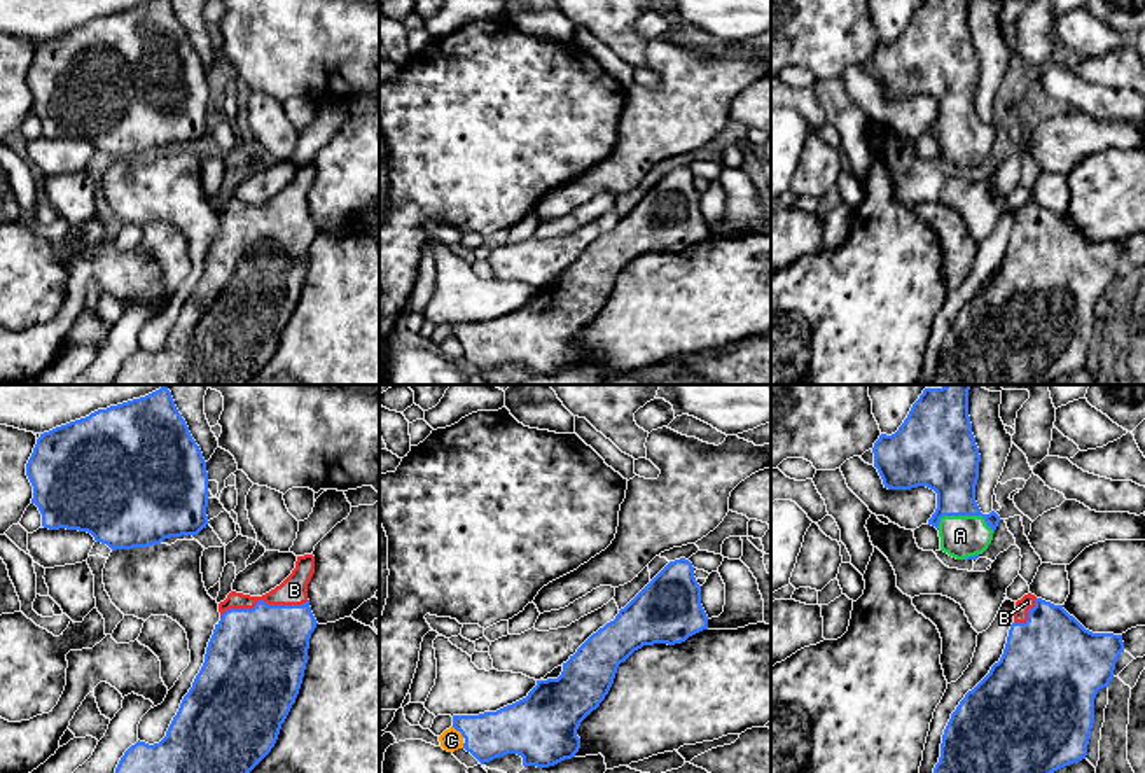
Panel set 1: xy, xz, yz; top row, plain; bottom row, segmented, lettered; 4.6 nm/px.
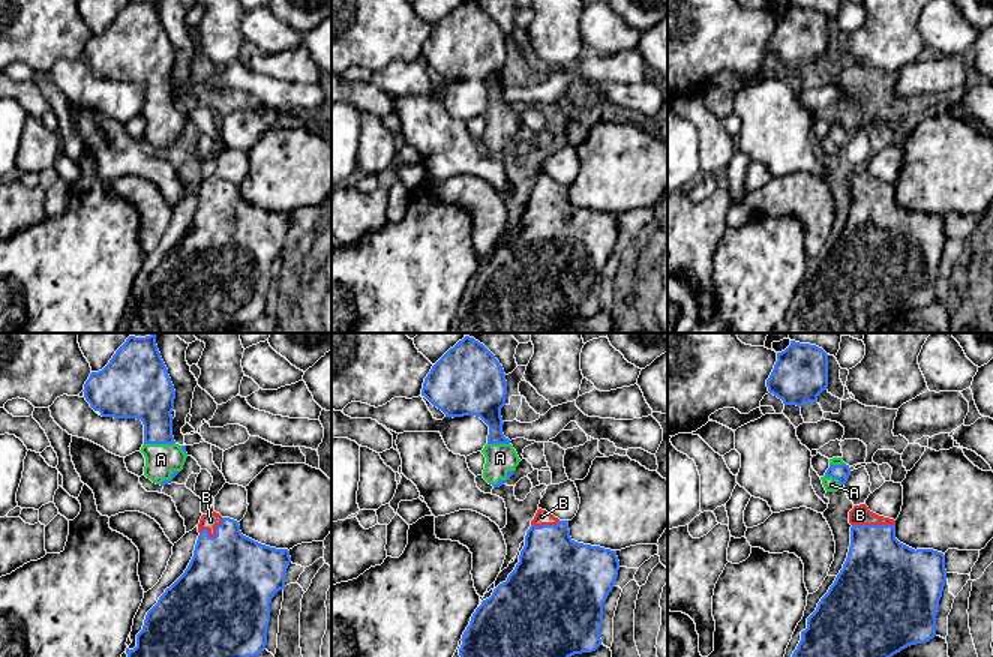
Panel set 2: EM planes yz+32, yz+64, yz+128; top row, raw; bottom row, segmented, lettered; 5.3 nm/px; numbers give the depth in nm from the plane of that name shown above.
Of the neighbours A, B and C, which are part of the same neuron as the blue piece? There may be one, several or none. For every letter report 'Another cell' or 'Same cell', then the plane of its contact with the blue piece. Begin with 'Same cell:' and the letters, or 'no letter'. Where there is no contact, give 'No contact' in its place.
Same cell: A, B
A: Same cell. Touches blue in yz
B: Same cell. Touches blue in xy
C: Another cell. Touches blue in xz

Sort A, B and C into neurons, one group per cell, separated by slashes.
A B / C

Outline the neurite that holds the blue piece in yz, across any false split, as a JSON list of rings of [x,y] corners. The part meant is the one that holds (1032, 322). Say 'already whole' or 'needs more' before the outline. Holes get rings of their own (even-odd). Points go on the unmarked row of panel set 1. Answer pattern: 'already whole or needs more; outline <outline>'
needs more; outline [[[1024,203],[1000,269],[951,322],[930,385],[1049,385],[1086,367],[1094,306],[1114,287],[1122,259],[1122,243],[1093,241],[1063,213]]]

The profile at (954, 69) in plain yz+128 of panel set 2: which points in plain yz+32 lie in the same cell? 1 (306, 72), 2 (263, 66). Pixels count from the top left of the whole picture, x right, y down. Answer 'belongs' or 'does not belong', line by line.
1: belongs
2: belongs

